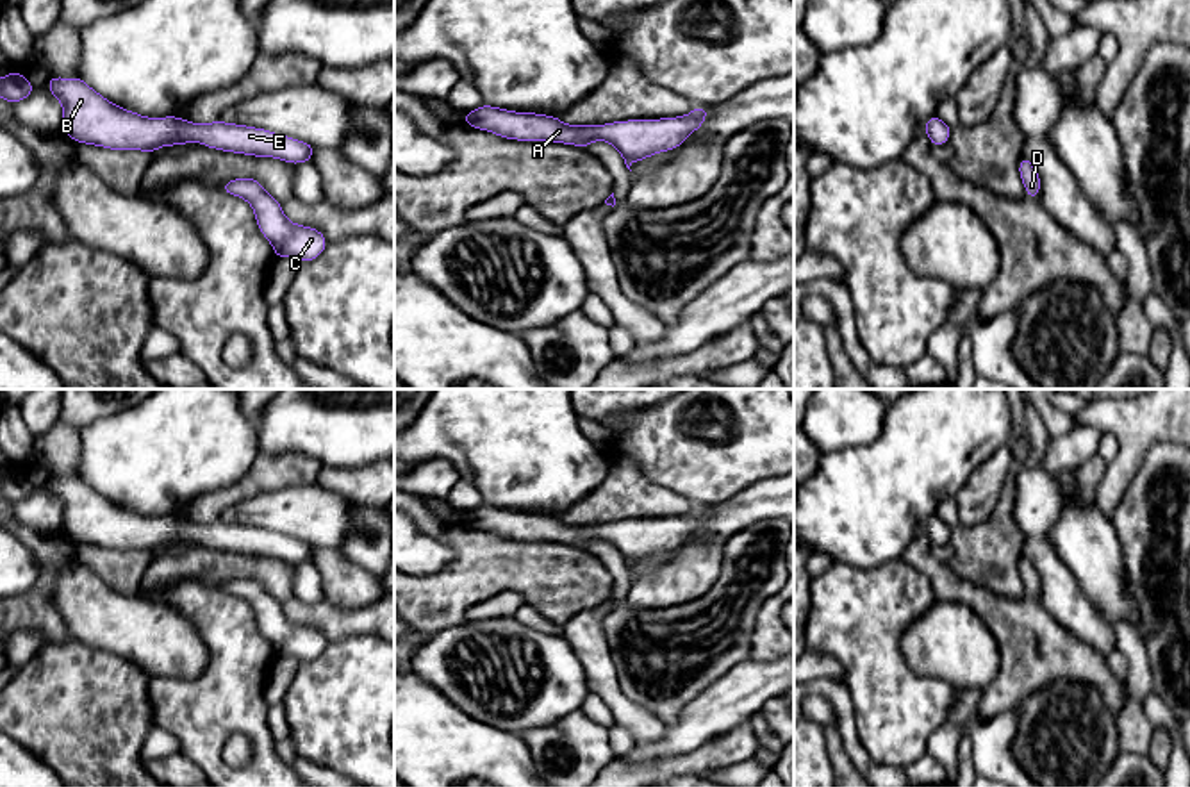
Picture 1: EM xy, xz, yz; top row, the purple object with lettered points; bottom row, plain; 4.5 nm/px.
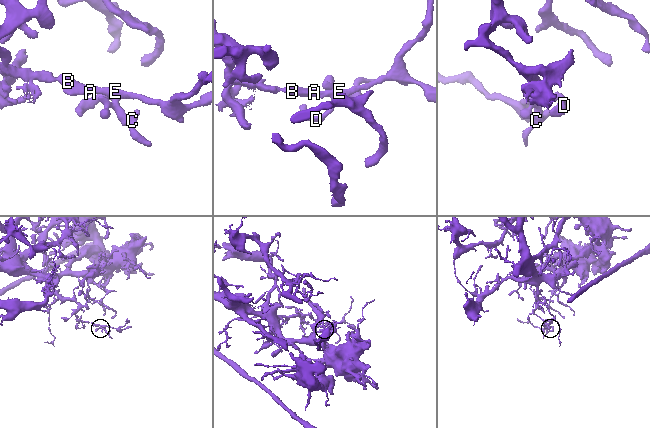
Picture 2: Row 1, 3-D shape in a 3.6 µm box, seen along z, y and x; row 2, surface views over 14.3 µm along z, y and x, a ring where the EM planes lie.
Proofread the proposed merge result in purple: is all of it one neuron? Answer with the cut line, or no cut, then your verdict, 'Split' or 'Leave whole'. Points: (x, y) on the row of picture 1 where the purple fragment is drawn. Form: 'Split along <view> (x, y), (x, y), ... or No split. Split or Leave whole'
No split. Leave whole

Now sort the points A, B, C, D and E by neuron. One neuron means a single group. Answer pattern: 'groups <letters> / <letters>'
groups A B C D E

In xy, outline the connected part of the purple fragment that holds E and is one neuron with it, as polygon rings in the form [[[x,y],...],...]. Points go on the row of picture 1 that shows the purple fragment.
[[[50,77],[48,91],[62,104],[62,128],[77,143],[109,150],[155,152],[161,146],[203,146],[289,164],[310,162],[316,146],[266,128],[212,121],[193,123],[178,116],[148,118],[118,107],[79,77]]]

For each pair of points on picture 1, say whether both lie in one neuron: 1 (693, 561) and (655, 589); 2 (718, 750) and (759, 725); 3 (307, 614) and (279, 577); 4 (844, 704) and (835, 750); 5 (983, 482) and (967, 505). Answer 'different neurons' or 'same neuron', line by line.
1: same neuron
2: different neurons
3: different neurons
4: different neurons
5: same neuron

